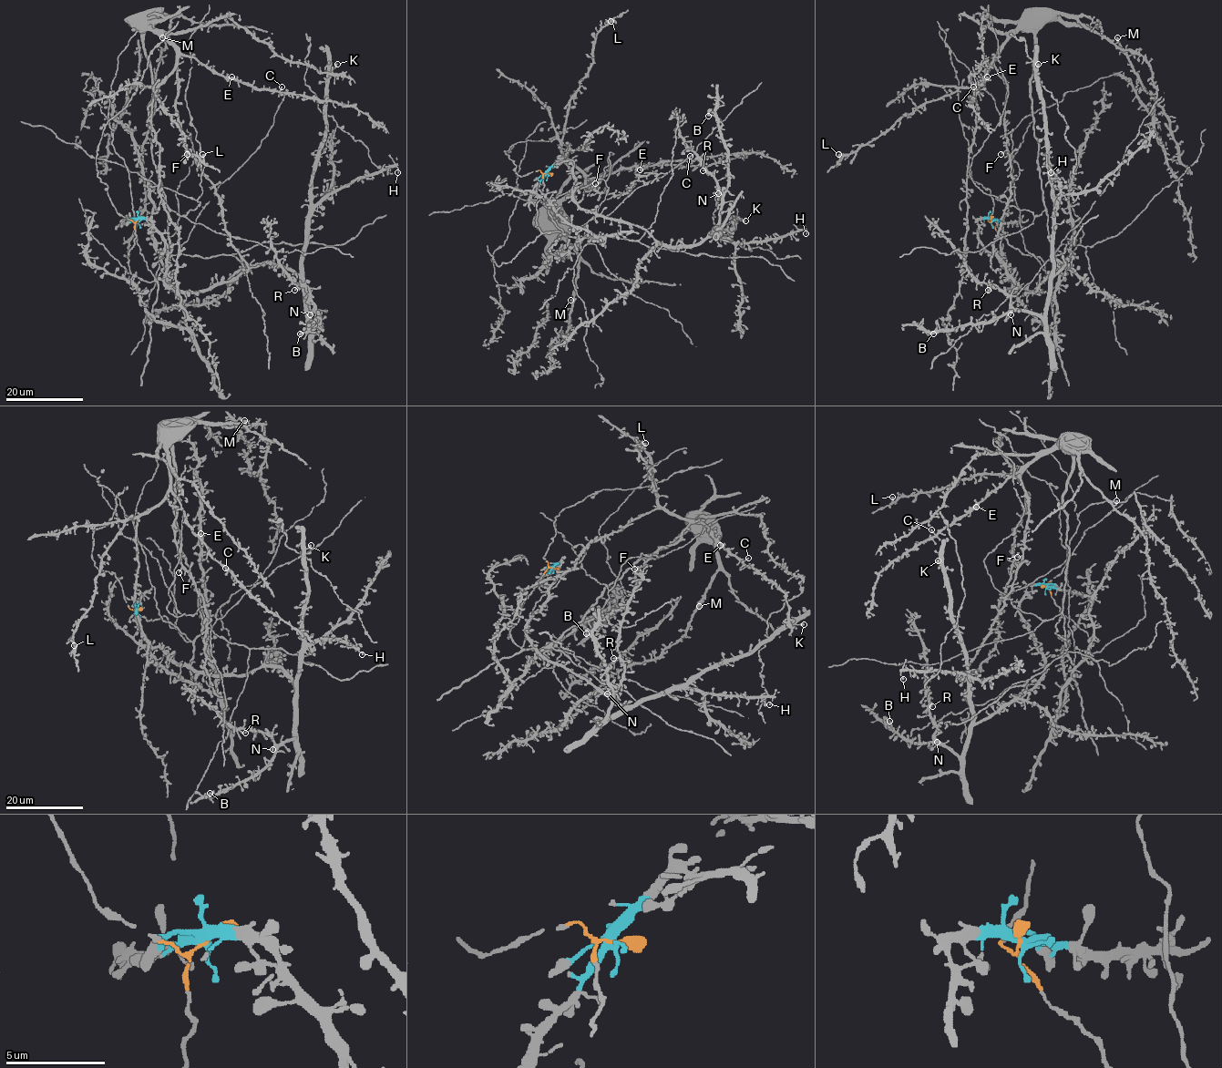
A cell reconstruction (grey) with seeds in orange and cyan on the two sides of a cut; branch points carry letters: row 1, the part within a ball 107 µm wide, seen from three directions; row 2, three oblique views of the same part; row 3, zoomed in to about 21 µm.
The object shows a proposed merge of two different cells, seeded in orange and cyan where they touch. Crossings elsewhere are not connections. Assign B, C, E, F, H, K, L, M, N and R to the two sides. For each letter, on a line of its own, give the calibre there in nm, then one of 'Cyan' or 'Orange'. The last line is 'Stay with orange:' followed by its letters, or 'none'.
B: Thickness 280 nm. Cyan
C: Thickness 200 nm. Orange
E: Thickness 360 nm. Orange
F: Thickness 220 nm. Orange
H: Thickness 200 nm. Cyan
K: Thickness 400 nm. Cyan
L: Thickness 340 nm. Orange
M: Thickness 420 nm. Orange
N: Thickness 400 nm. Cyan
R: Thickness 200 nm. Cyan
Stay with orange: C, E, F, L, M

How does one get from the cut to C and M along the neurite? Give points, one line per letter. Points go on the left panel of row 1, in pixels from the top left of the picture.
C: (138, 220), (129, 272), (149, 282), (168, 256), (168, 207), (152, 159), (144, 31), (224, 77), (282, 87)
M: (138, 220), (129, 272), (149, 282), (168, 256), (144, 47), (158, 14), (169, 19), (162, 37)

